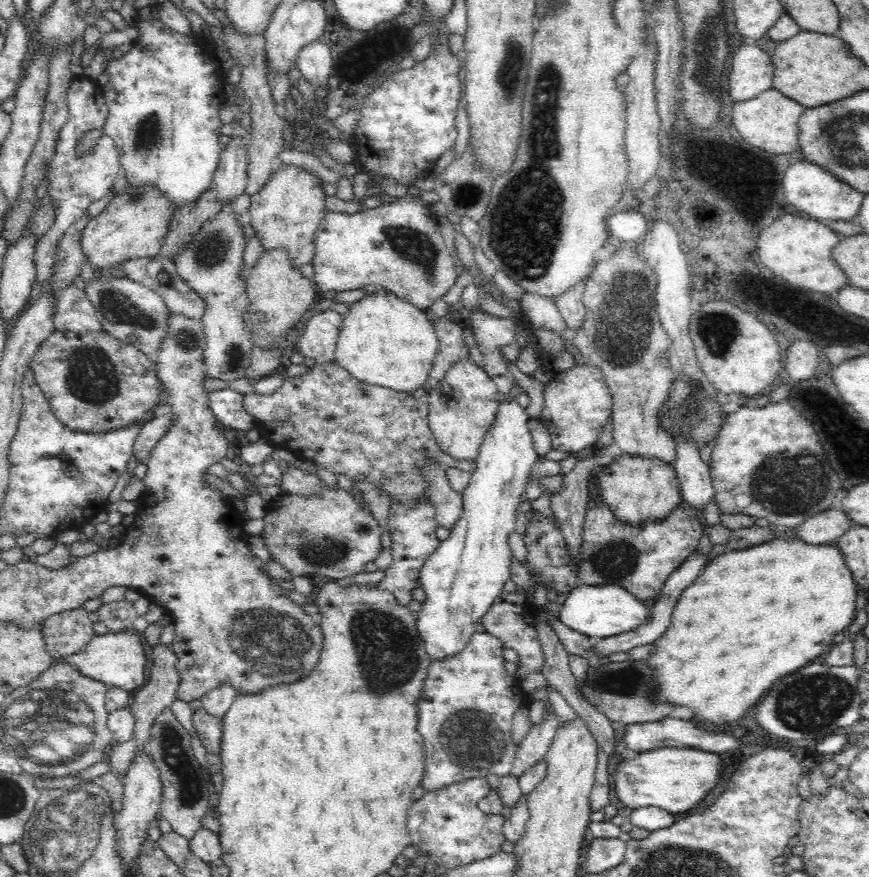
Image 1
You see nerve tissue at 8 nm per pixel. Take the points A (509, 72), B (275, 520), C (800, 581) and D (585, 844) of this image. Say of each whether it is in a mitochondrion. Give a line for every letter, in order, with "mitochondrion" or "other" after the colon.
A: mitochondrion
B: other
C: other
D: other

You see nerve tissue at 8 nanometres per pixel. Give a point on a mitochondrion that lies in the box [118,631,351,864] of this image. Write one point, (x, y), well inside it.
(188, 785)

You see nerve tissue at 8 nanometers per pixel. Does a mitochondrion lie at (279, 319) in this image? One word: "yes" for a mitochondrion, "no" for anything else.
no

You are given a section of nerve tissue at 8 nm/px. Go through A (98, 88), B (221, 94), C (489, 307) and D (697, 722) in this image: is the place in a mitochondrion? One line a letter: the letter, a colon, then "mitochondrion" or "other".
A: other
B: other
C: other
D: other

